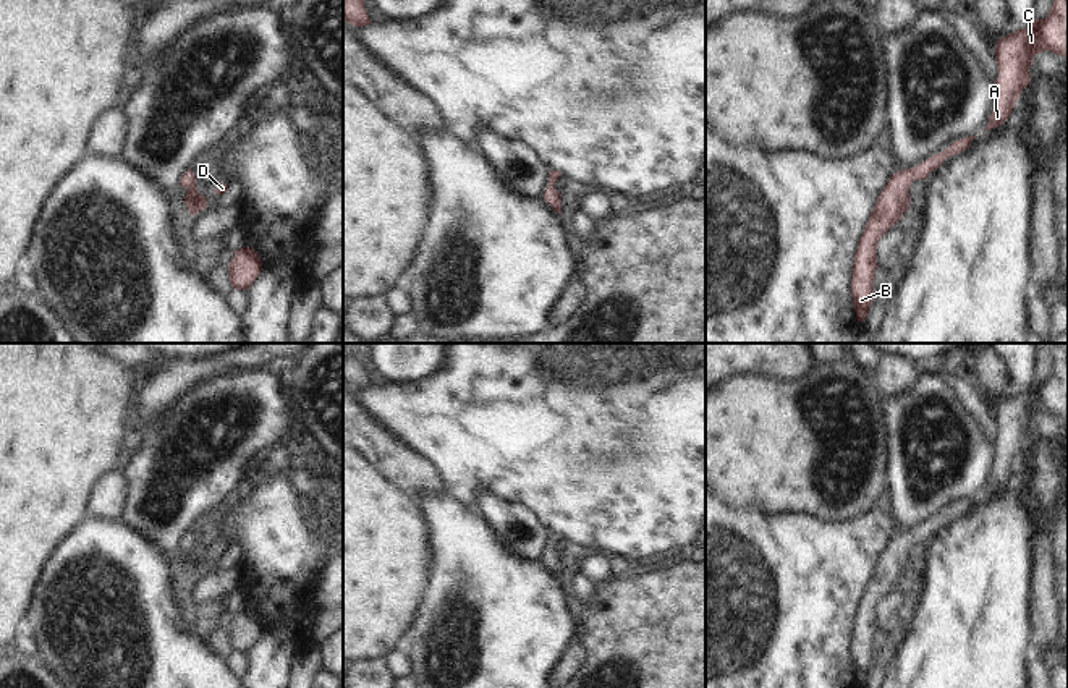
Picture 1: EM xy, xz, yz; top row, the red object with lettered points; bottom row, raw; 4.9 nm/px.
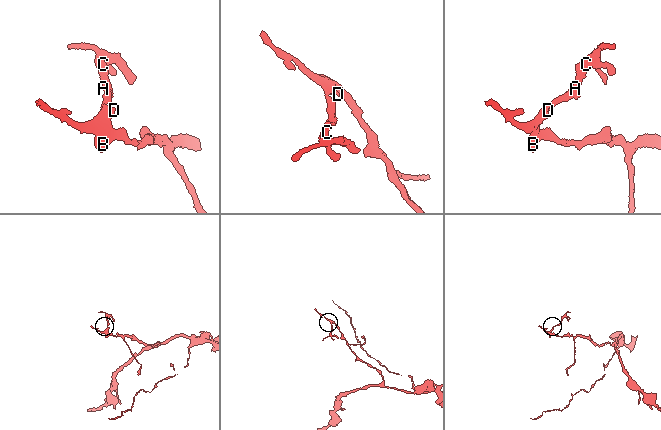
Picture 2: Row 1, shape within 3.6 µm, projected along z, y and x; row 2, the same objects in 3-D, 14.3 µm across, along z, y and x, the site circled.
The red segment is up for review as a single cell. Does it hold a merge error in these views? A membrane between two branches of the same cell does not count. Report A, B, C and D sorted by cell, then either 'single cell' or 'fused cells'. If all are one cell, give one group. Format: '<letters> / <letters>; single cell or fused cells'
A B C D; single cell

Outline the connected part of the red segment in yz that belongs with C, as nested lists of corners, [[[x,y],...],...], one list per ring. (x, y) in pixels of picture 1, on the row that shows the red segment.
[[[1055,0],[1047,18],[1036,18],[1029,28],[998,39],[995,104],[985,130],[997,128],[1010,118],[1021,91],[1031,84],[1029,68],[1034,57],[1044,50],[1068,57],[1068,0]]]

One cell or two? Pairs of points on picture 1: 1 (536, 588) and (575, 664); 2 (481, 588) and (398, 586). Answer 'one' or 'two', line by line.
1: two
2: two

